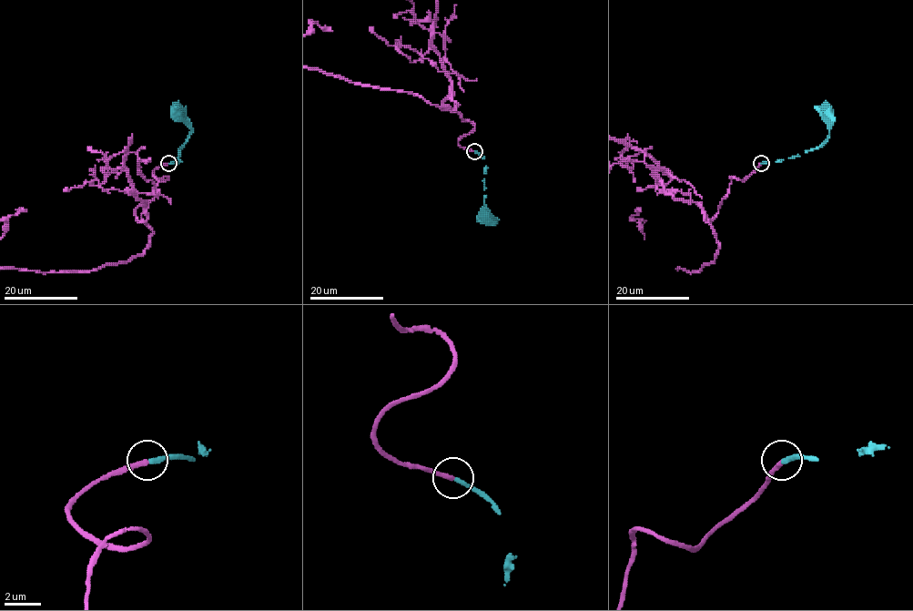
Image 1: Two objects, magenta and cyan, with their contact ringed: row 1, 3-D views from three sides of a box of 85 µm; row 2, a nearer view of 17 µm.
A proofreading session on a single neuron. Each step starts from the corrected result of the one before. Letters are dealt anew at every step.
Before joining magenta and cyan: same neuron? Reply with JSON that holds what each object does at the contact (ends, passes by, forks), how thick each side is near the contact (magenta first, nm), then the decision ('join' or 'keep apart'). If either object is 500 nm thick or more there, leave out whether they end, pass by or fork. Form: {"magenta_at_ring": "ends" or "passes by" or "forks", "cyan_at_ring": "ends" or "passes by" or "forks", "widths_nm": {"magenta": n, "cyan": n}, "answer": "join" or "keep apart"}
{"magenta_at_ring": "ends", "cyan_at_ring": "ends", "widths_nm": {"magenta": 280, "cyan": 240}, "answer": "join"}

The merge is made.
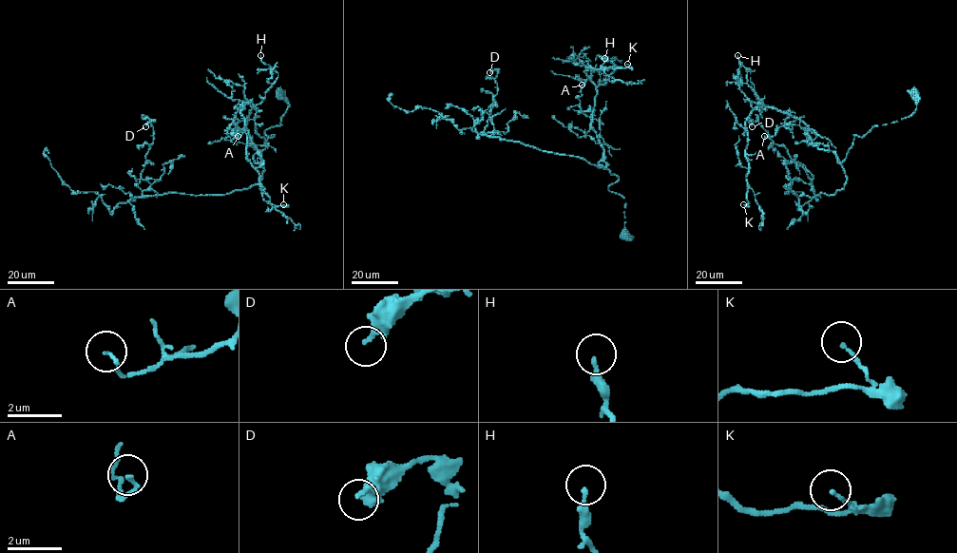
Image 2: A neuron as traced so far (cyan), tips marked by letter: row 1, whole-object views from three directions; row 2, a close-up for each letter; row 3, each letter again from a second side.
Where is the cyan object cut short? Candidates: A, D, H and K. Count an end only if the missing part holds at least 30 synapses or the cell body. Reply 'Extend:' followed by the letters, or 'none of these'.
Extend: none of these

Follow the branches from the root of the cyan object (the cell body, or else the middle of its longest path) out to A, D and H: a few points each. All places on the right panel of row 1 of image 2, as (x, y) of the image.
A: (915, 94), (912, 114), (854, 135), (840, 163), (813, 143), (798, 119), (764, 136)
D: (915, 94), (912, 114), (854, 135), (833, 195), (816, 196), (786, 148), (752, 126)
H: (915, 94), (912, 114), (854, 135), (840, 163), (813, 143), (803, 123), (764, 104), (737, 55)

